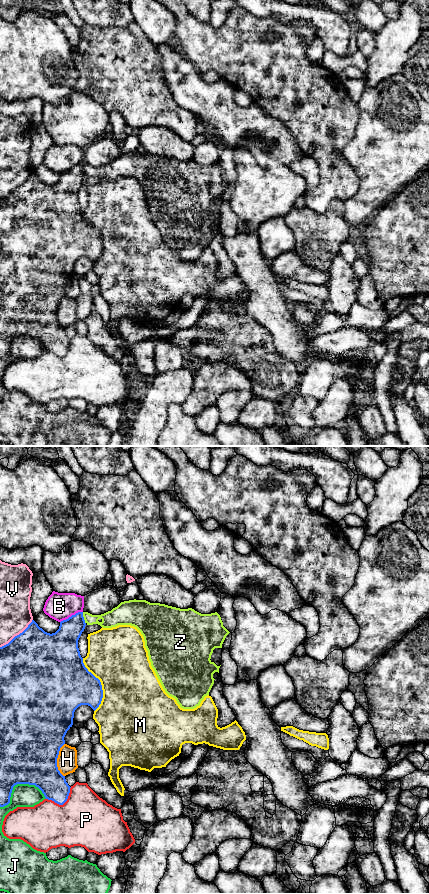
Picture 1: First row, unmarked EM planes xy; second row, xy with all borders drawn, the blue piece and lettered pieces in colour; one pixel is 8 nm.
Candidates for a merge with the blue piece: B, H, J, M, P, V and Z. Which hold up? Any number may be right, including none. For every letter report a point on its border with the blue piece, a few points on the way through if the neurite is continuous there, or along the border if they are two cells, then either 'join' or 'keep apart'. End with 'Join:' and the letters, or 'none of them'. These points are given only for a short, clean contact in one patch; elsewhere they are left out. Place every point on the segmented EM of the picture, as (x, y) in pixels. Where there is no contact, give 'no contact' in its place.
B: contact xy (72, 615); keep apart
H: contact xy (56, 760); keep apart
J: contact xy (18, 783); keep apart
M: contact xy (100, 684); keep apart
P: contact xy (62, 804); keep apart
V: contact xy (17, 635); keep apart
Z: contact xy (83, 618); border xy (82, 612), (85, 623); keep apart
Join: none of them

